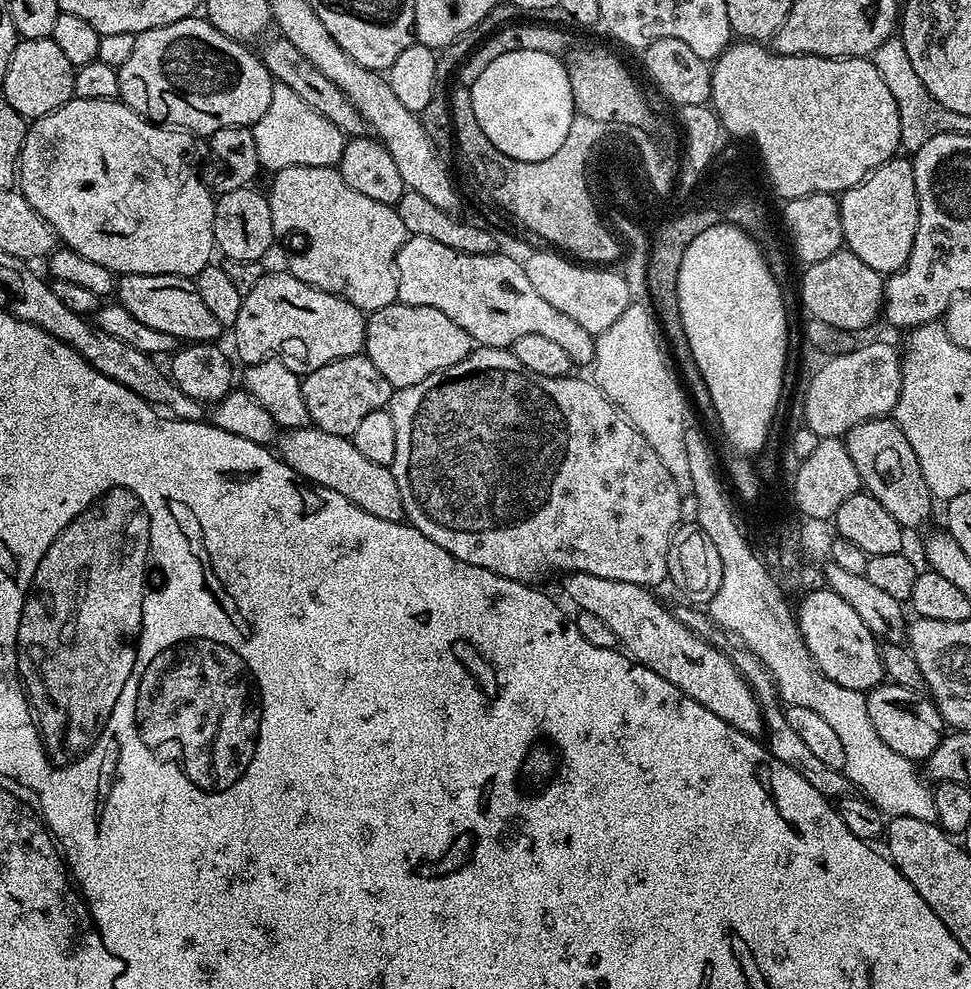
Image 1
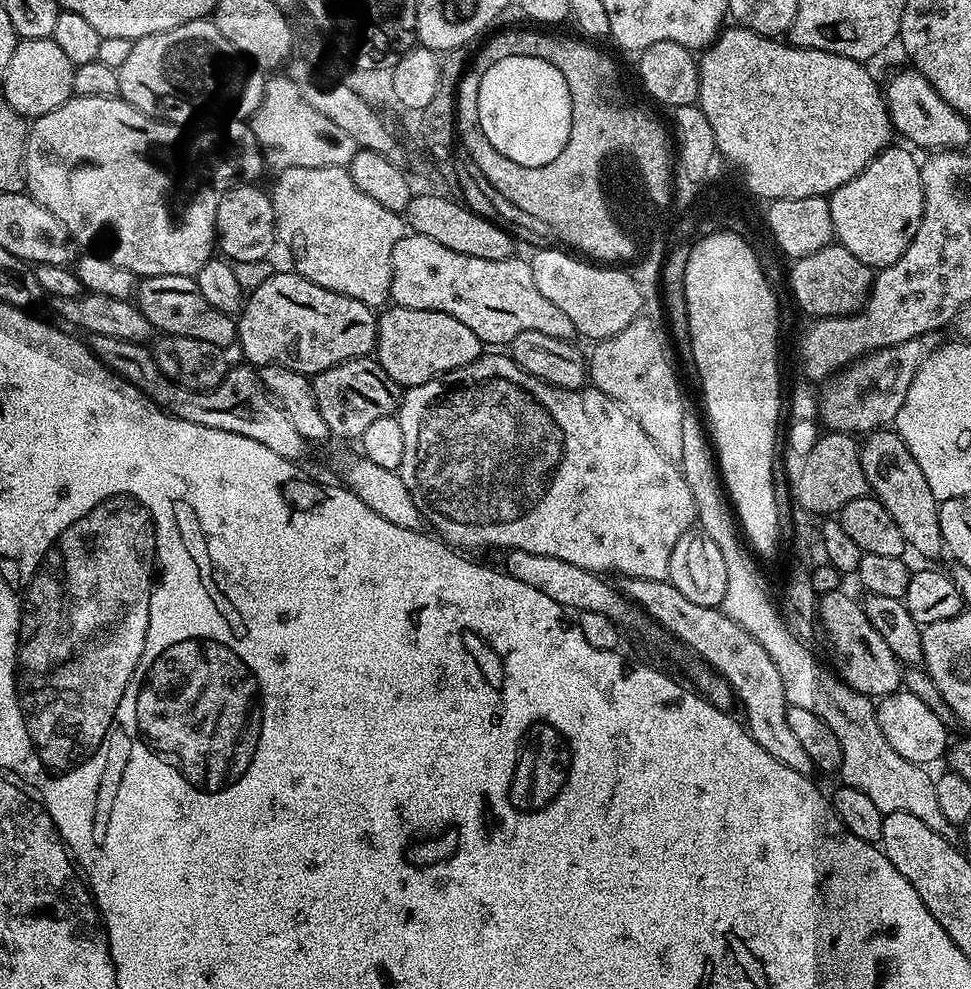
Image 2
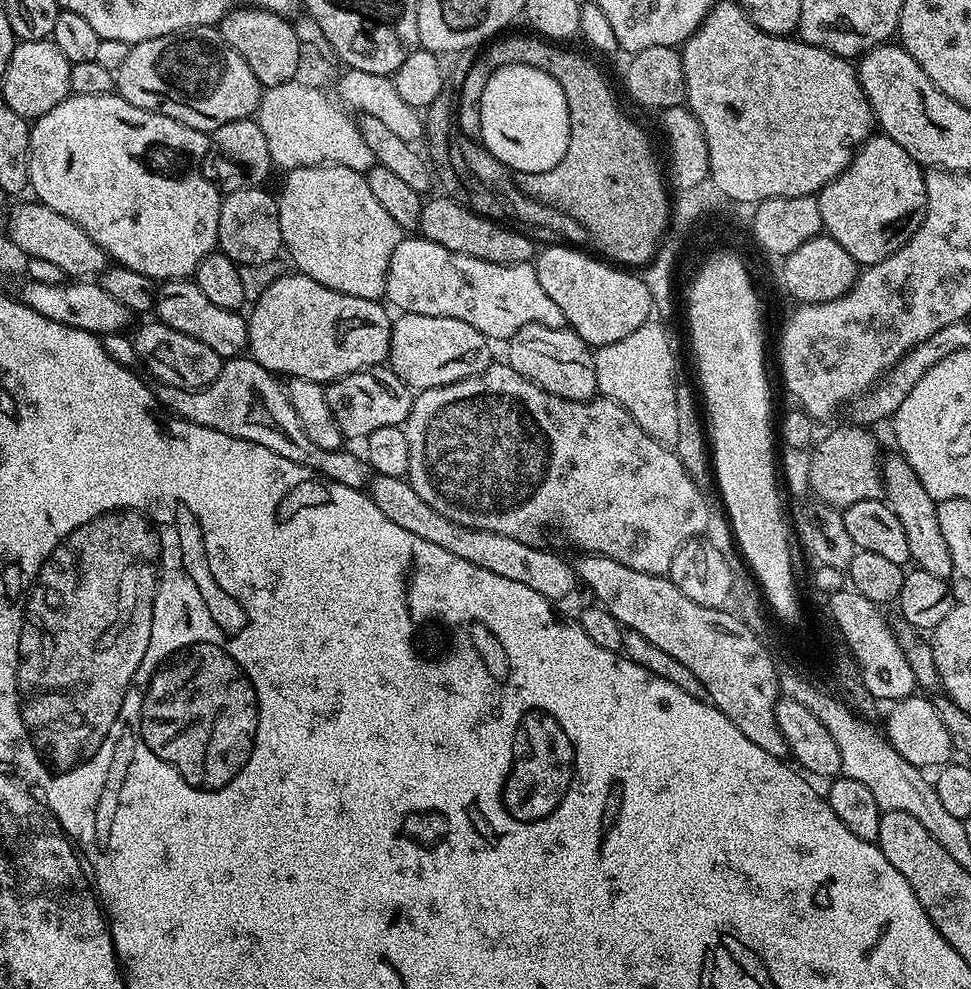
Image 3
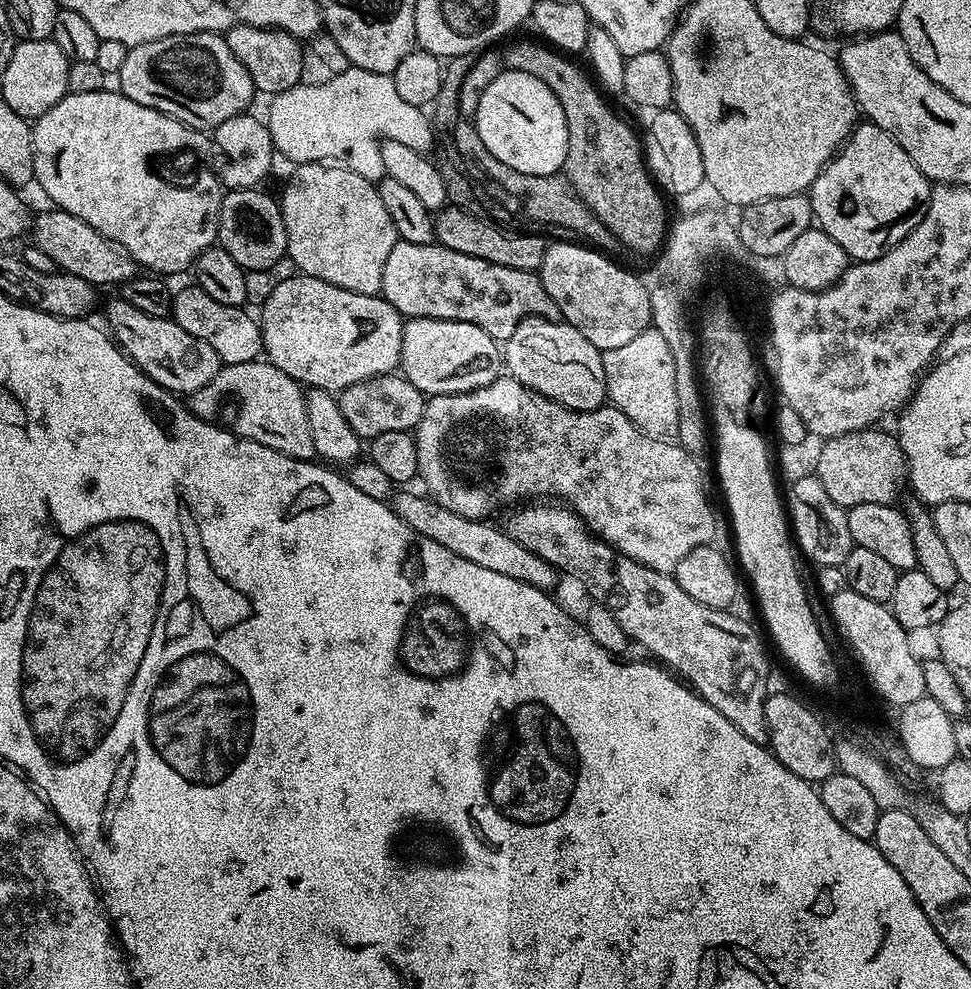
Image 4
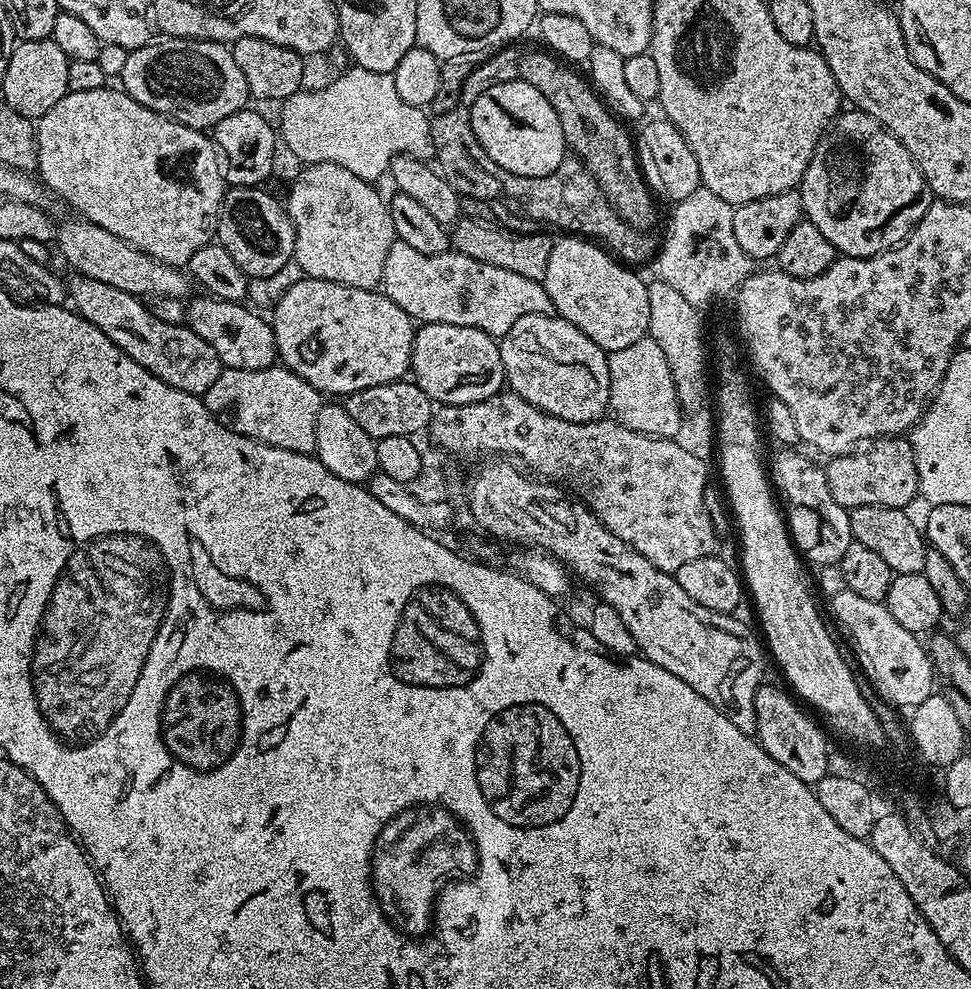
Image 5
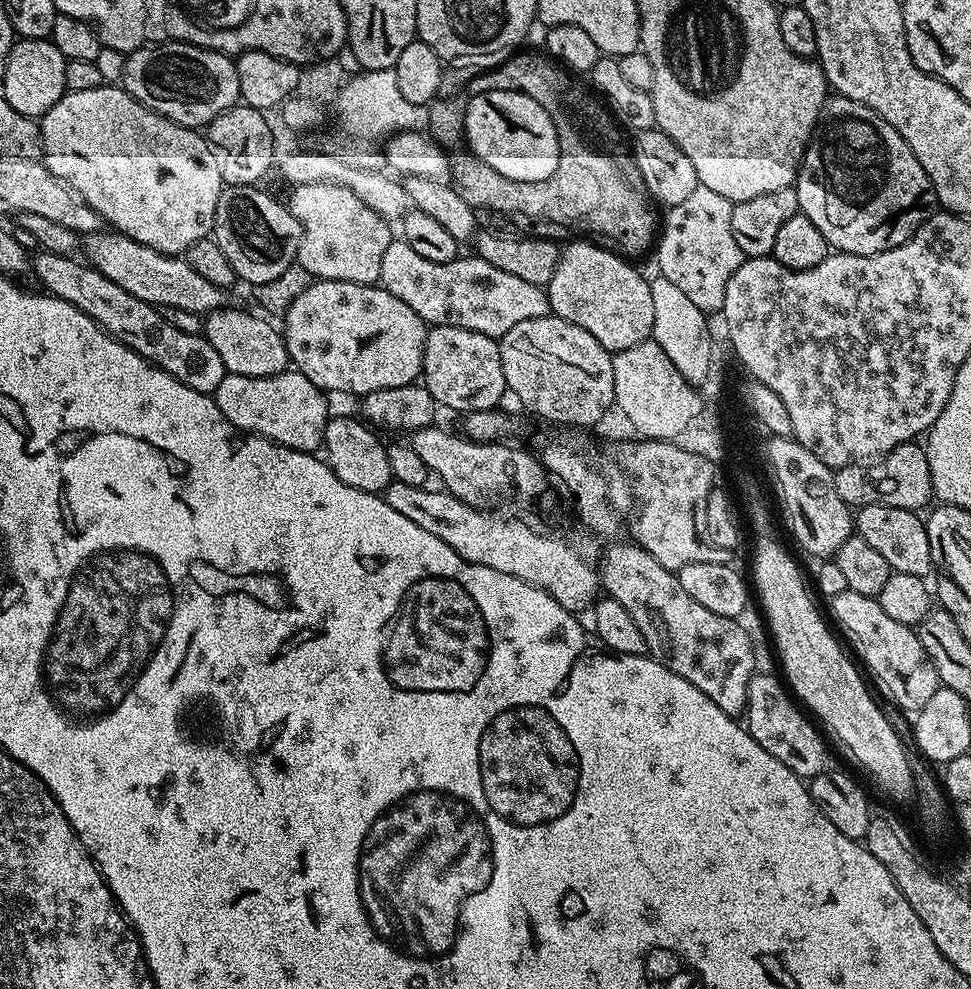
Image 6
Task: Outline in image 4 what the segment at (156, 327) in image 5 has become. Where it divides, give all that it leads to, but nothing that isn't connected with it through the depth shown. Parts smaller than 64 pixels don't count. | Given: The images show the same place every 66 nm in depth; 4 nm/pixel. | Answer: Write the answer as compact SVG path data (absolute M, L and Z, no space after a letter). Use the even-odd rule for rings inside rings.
M116 296L107 304L106 320L107 329L125 355L154 383L175 395L192 395L212 381L222 366L218 354L206 342L187 333L171 317L160 319L144 314L122 296Z

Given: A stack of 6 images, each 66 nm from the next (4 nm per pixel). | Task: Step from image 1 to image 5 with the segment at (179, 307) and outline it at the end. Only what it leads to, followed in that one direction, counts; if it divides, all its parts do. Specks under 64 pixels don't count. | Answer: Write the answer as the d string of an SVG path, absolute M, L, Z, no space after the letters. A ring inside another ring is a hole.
M200 294L197 300L191 300L186 304L186 324L218 354L224 368L262 370L277 363L274 330L265 317L264 320L260 317L263 315L259 311L244 302L218 300L207 294Z

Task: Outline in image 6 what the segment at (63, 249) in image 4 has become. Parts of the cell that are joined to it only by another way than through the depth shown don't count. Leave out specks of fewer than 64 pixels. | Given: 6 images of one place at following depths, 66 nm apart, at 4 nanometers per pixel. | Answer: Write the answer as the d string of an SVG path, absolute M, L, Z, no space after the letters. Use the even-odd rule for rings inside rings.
M101 230L85 235L82 240L82 252L83 248L83 259L91 267L96 268L110 282L120 286L127 294L132 294L135 298L140 298L146 303L153 304L160 310L177 308L178 310L190 310L191 312L207 314L217 312L219 308L225 307L225 289L214 286L214 282L210 282L206 278L201 278L180 256L167 256L142 242L134 242L134 238L123 236L121 232L115 230Z

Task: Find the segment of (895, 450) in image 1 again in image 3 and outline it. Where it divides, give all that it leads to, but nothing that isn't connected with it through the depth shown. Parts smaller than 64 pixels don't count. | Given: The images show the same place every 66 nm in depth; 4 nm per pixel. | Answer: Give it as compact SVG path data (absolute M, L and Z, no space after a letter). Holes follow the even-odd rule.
M899 454L885 455L882 460L884 473L883 499L898 514L898 522L902 522L902 530L906 534L906 542L910 545L911 563L916 568L926 570L926 574L934 574L934 578L948 580L953 575L950 546L946 546L946 537L938 527L938 514L936 506L938 501L926 494L926 486L918 482L918 474L906 462L906 458Z

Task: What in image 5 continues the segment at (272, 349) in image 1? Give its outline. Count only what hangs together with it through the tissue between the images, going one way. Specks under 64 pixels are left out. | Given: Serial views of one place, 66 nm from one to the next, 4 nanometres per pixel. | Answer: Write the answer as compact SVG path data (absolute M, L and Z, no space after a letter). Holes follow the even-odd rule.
M305 278L294 282L294 286L282 294L276 307L271 309L270 323L279 363L298 374L298 378L310 382L310 386L322 394L328 395L329 392L332 398L347 398L351 392L403 380L412 367L414 322L402 306L394 306L394 302L390 302L380 290Z

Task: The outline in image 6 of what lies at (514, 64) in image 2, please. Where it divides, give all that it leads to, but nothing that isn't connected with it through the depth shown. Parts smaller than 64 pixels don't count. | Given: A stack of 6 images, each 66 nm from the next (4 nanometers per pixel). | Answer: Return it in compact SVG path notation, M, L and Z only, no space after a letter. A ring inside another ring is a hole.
M492 90L468 101L464 140L467 151L490 170L496 170L515 182L538 184L550 178L558 167L559 136L553 115L530 98L528 92Z

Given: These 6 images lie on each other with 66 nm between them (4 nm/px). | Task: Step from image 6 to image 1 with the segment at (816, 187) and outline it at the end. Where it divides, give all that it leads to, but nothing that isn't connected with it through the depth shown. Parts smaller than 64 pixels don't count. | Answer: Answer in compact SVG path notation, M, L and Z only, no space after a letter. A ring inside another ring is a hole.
M893 158L882 166L878 166L858 186L848 188L839 197L840 217L844 231L844 243L847 251L853 252L870 270L881 274L900 271L910 258L910 250L914 246L914 234L918 230L918 190L914 186L914 170L911 159Z

